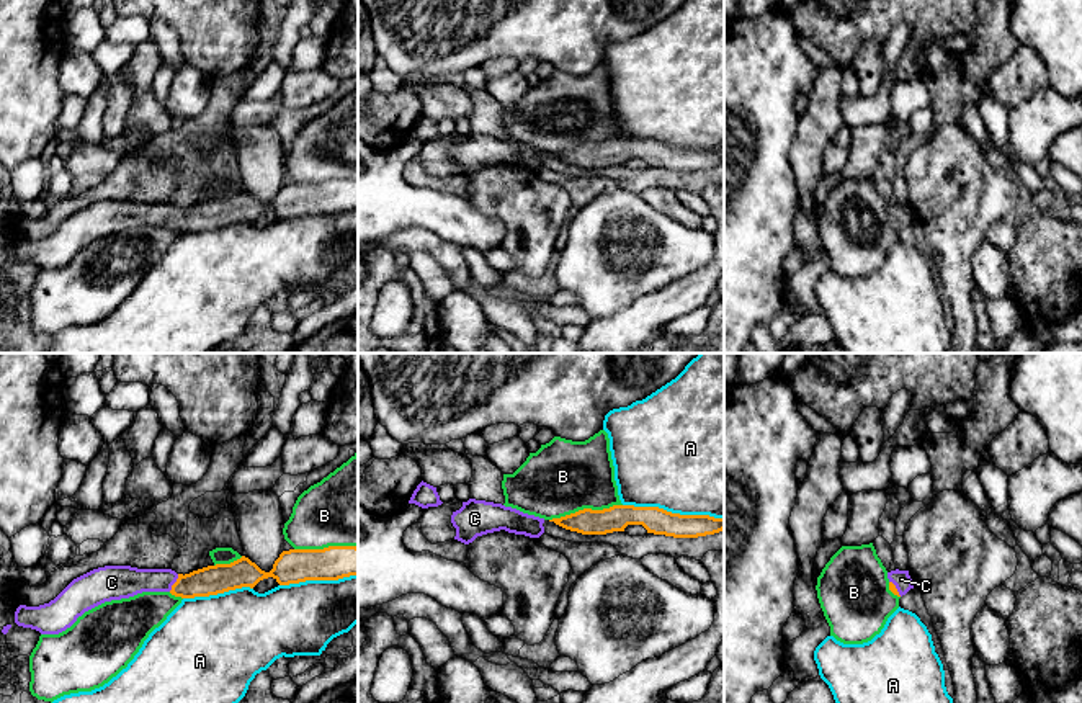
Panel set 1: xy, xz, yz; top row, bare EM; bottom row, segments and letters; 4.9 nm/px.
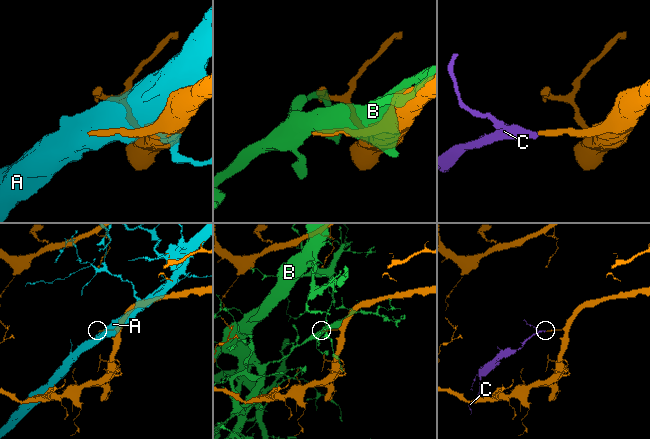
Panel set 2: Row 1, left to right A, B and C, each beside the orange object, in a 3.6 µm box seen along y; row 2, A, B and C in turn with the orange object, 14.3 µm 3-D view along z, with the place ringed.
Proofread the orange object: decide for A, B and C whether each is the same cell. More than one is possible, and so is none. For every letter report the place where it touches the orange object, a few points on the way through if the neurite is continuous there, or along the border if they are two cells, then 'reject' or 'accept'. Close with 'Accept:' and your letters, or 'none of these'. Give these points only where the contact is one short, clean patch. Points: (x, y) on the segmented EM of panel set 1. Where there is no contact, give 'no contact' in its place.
A: contact xz (674, 514); reject
B: contact xz (585, 509); reject
C: contact xy (175, 582); way xy (216, 579), (175, 582), (125, 581); accept
Accept: C

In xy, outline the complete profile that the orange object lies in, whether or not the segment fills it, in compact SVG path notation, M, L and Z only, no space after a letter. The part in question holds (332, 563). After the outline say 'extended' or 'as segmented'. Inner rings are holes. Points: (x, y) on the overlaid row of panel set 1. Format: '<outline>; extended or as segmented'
M356 546L283 551L270 572L262 571L245 556L230 564L208 566L185 575L172 569L105 566L74 579L49 603L20 605L15 611L15 623L41 634L59 634L85 611L142 592L170 592L175 597L194 598L242 587L253 589L268 577L279 585L289 585L306 580L338 580L350 575L358 575Z; extended

